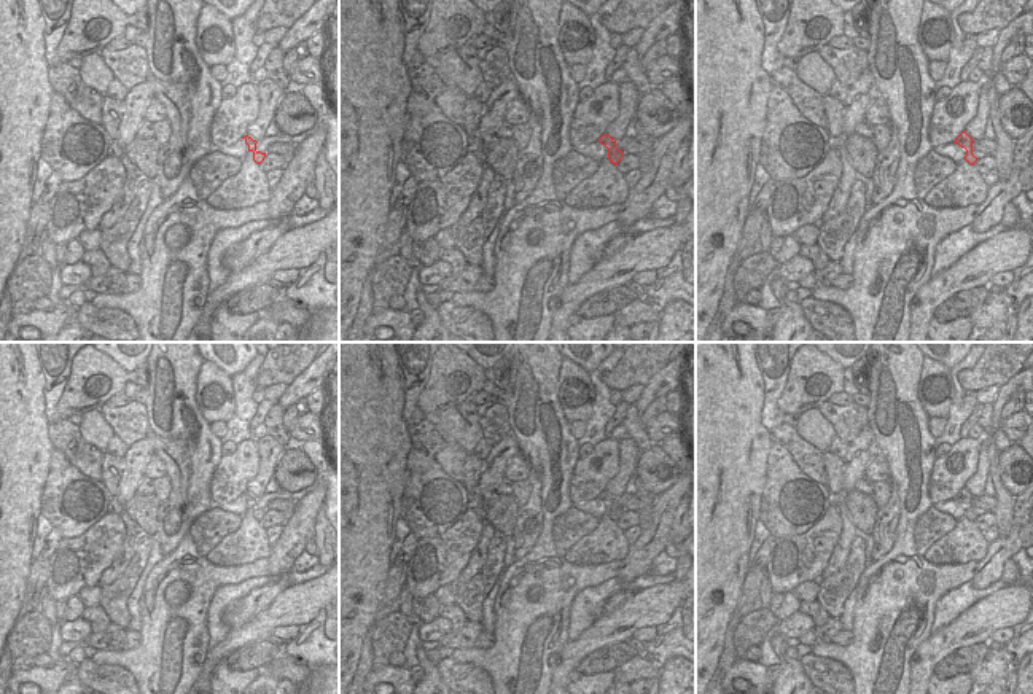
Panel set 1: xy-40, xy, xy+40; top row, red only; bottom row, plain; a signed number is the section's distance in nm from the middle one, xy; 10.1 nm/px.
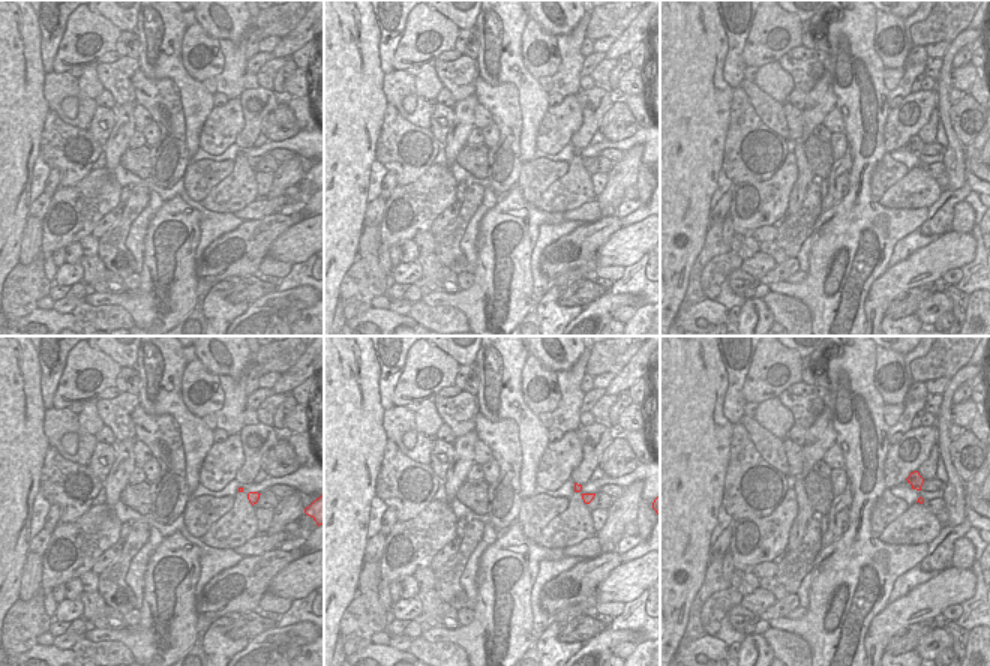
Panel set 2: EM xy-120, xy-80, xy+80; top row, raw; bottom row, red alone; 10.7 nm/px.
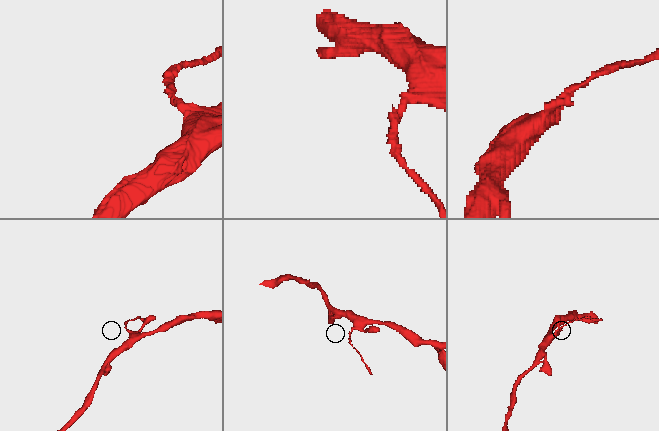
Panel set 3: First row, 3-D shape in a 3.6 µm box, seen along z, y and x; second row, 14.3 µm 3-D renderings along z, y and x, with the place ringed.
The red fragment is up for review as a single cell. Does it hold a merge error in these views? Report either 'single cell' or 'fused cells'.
fused cells

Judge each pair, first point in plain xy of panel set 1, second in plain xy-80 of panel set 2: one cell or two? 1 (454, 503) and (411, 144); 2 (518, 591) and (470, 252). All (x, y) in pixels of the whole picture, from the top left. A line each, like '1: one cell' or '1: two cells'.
1: one cell
2: two cells

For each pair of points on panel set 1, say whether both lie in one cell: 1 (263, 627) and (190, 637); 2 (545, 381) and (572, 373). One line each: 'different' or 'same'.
1: different
2: different

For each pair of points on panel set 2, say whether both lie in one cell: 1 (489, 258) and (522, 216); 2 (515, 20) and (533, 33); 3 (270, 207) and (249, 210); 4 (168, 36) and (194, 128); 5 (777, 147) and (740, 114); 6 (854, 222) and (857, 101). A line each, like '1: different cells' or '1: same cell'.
1: same cell
2: different cells
3: same cell
4: same cell
5: same cell
6: same cell

